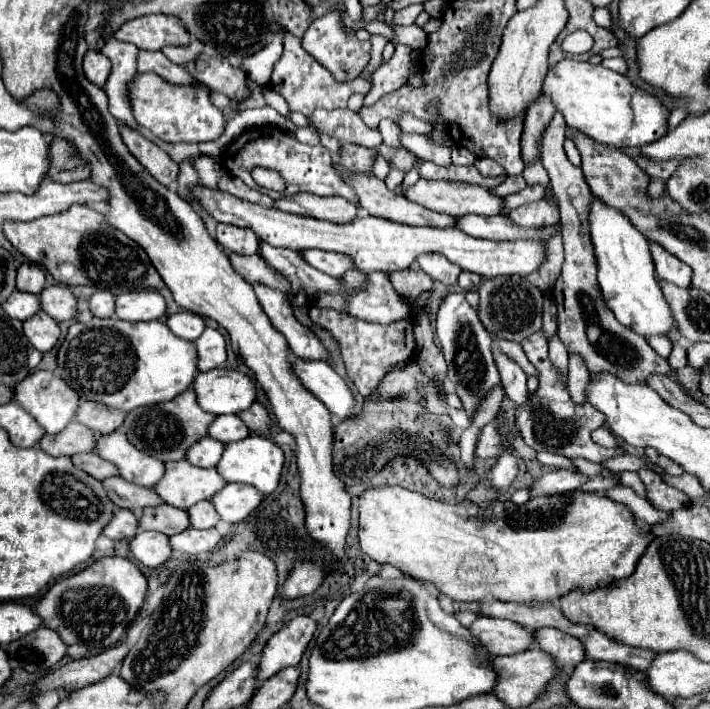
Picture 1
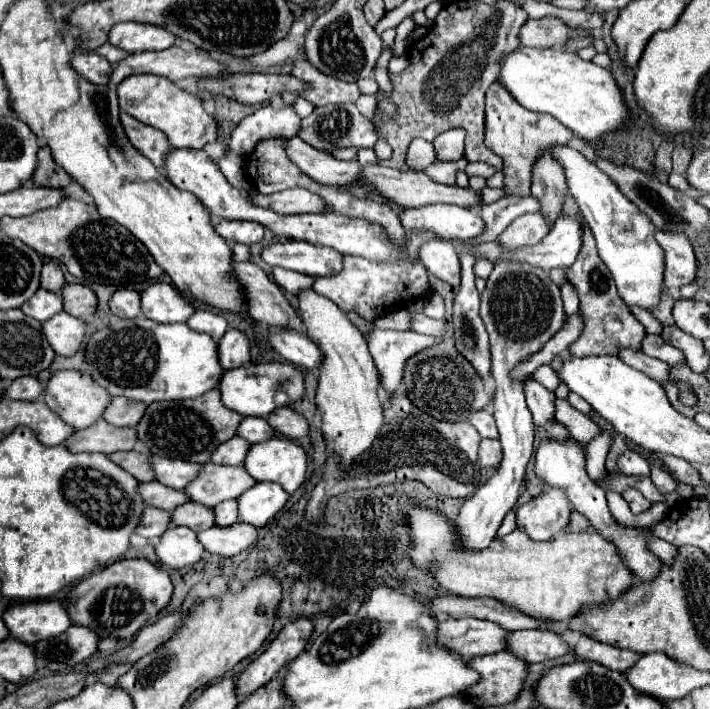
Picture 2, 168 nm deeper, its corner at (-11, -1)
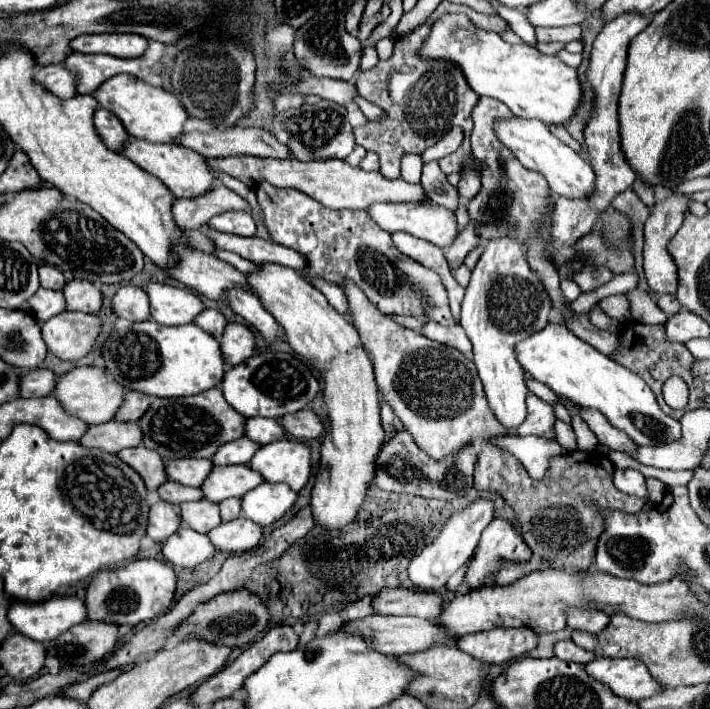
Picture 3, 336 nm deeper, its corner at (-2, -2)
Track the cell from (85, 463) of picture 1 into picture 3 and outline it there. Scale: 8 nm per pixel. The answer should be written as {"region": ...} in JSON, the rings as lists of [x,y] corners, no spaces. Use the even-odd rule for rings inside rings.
{"region":[[[138,445],[132,449],[122,449],[118,453],[118,457],[144,479],[148,491],[154,491],[154,489],[158,489],[158,485],[168,481],[164,469],[162,469],[162,457],[158,457],[158,453],[146,449],[144,445]]]}

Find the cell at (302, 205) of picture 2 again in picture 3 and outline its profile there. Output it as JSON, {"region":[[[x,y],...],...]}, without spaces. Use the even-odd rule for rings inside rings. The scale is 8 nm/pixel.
{"region":[[[224,185],[216,187],[206,197],[198,197],[194,201],[176,199],[174,203],[174,219],[182,229],[198,229],[206,225],[212,217],[222,215],[226,211],[246,211],[252,213],[252,207],[234,191],[226,189]]]}

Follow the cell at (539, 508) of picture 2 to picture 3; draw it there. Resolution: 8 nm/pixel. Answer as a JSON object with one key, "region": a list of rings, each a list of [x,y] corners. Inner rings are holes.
{"region":[[[496,517],[482,533],[474,561],[466,575],[466,583],[476,589],[482,585],[482,579],[502,561],[528,561],[530,557],[532,551],[522,535],[514,529],[514,525],[504,517]]]}

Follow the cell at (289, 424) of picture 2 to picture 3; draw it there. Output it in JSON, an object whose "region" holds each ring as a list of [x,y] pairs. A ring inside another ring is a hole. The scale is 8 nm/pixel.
{"region":[[[302,409],[298,413],[290,413],[290,415],[280,417],[280,425],[288,433],[288,437],[294,437],[298,441],[316,439],[322,433],[320,417],[314,415],[310,409]]]}

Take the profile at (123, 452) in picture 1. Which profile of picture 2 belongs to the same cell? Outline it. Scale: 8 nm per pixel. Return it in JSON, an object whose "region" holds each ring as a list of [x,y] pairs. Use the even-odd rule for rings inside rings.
{"region":[[[153,456],[153,468],[159,482],[171,488],[185,488],[195,476],[199,476],[203,464],[191,464],[187,460],[171,460],[163,456]]]}

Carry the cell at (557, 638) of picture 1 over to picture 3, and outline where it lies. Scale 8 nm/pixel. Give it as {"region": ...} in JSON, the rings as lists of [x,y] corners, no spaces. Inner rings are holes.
{"region":[[[526,627],[520,629],[492,629],[470,633],[458,639],[458,647],[490,665],[508,663],[524,657],[538,647],[538,635]]]}

